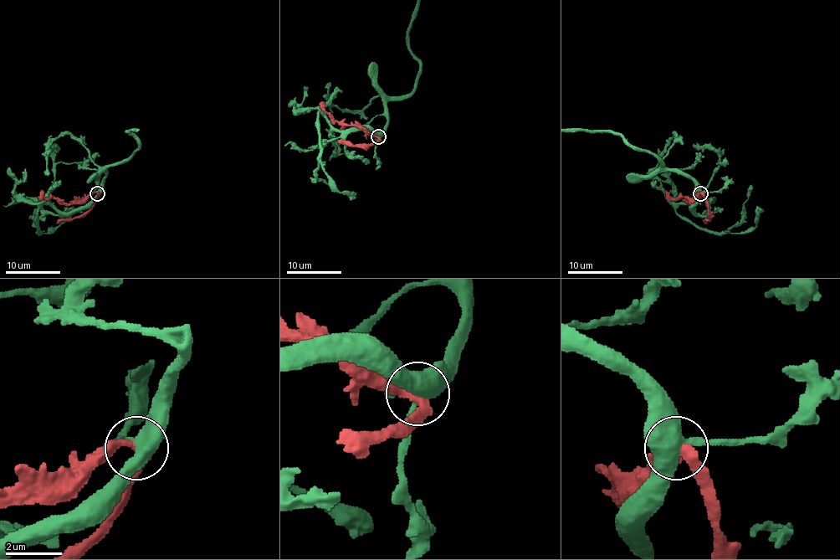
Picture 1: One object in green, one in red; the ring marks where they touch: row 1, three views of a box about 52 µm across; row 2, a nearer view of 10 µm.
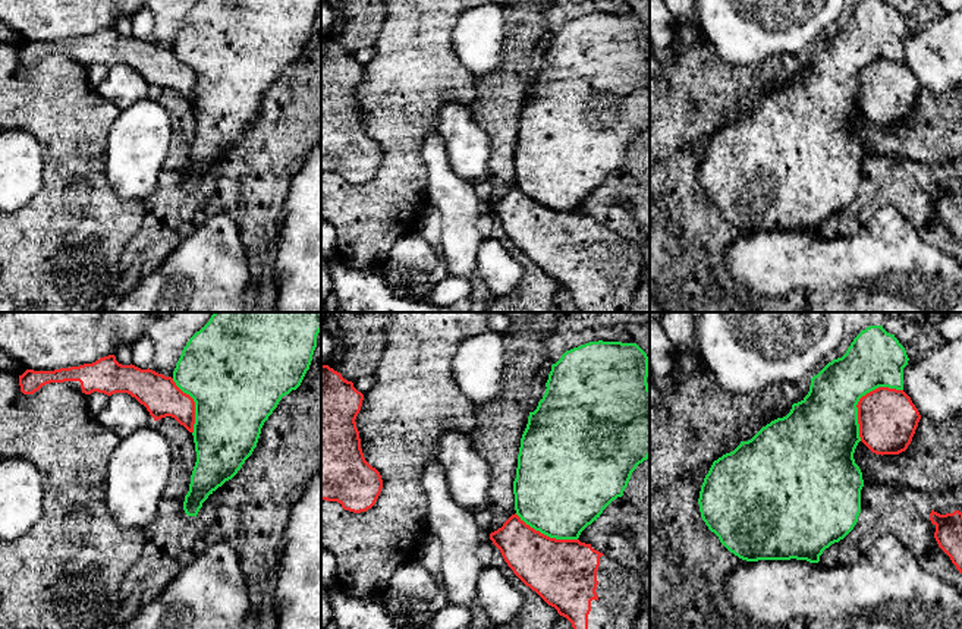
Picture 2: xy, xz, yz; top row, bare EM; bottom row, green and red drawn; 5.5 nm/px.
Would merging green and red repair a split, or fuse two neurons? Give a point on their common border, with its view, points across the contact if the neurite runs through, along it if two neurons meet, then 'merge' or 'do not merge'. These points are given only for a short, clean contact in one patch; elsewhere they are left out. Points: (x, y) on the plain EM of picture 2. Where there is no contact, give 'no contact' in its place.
contact yz (860, 69); do not merge

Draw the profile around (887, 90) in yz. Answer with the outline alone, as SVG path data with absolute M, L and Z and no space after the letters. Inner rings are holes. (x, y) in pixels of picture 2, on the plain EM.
M878 59L856 76L861 113L875 126L899 126L908 120L921 91L903 62Z

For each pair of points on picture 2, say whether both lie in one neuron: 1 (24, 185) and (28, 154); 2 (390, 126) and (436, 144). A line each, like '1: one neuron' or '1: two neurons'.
1: one neuron
2: two neurons

